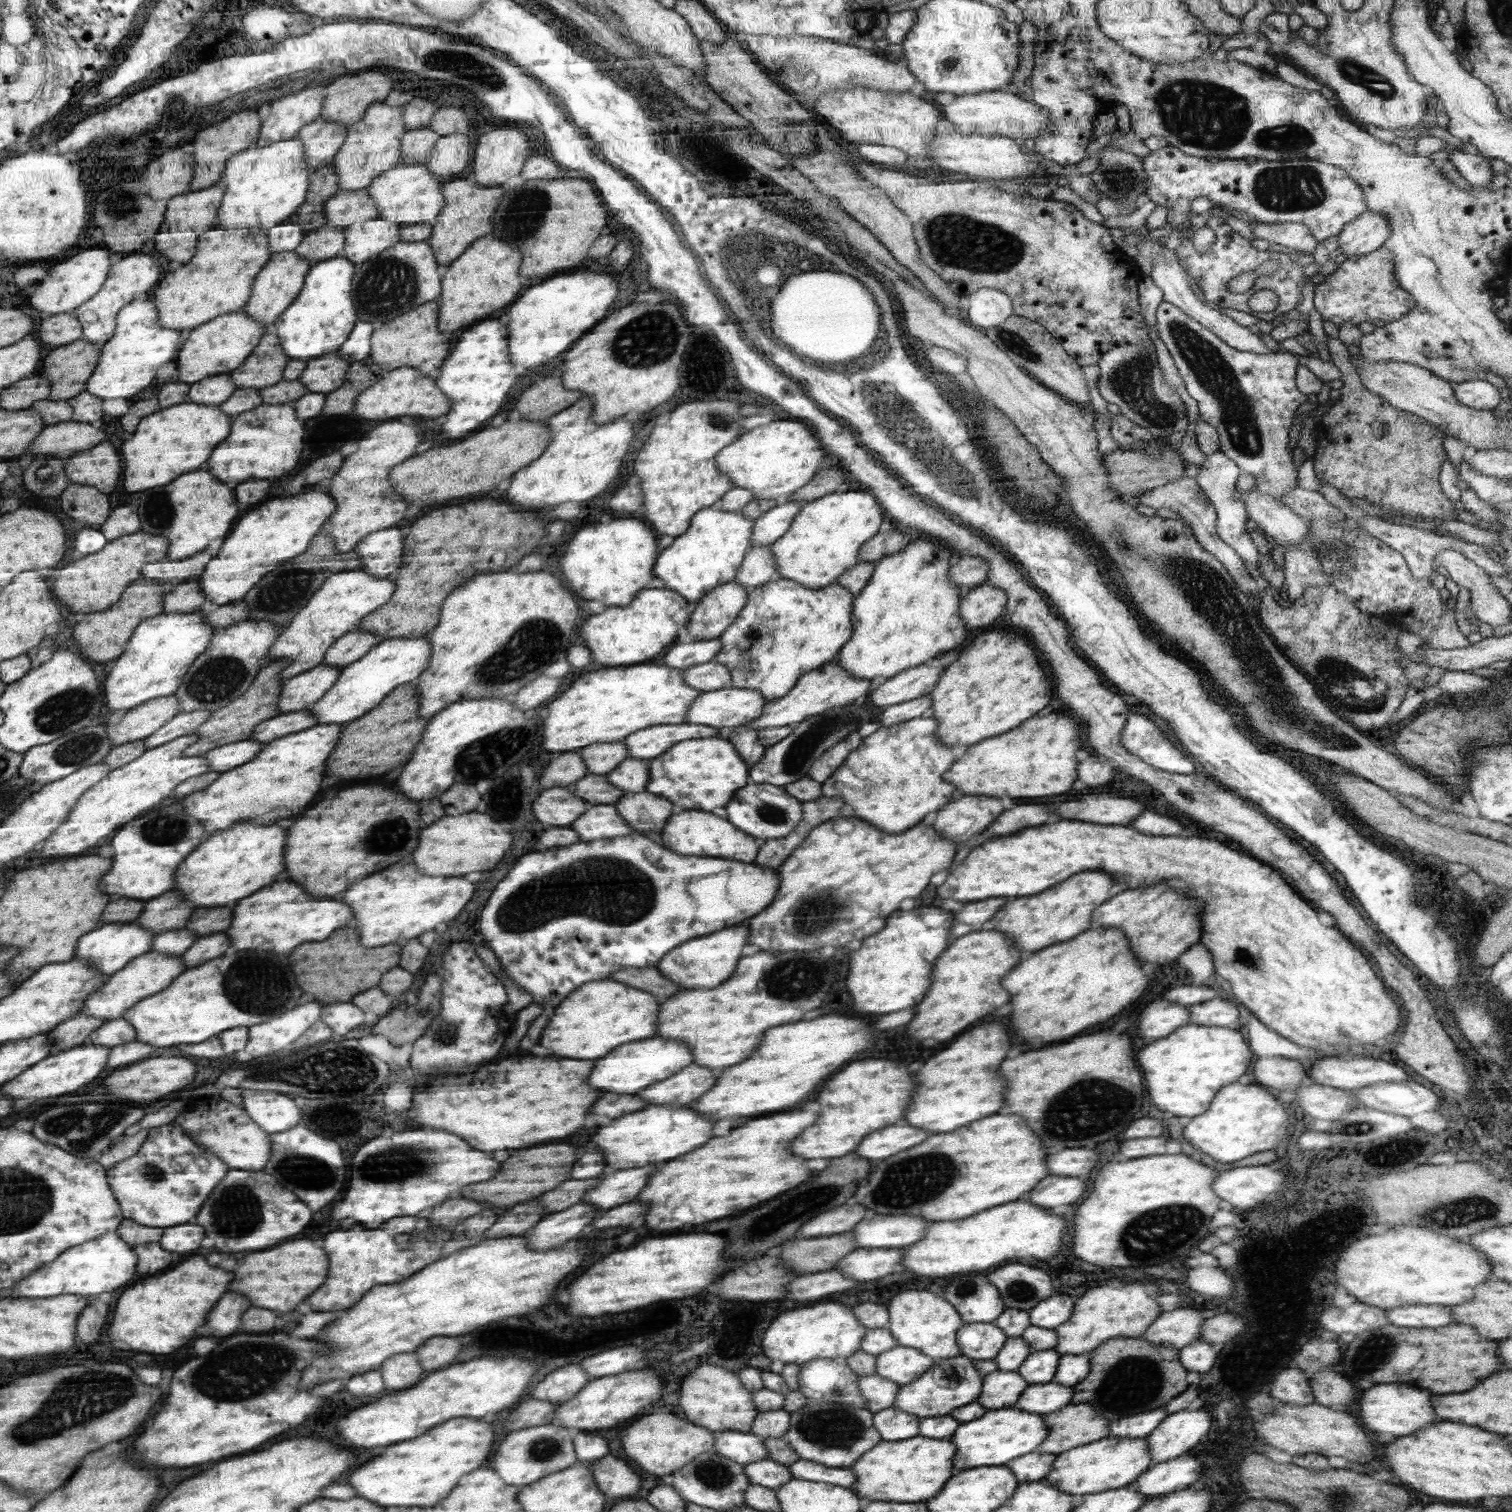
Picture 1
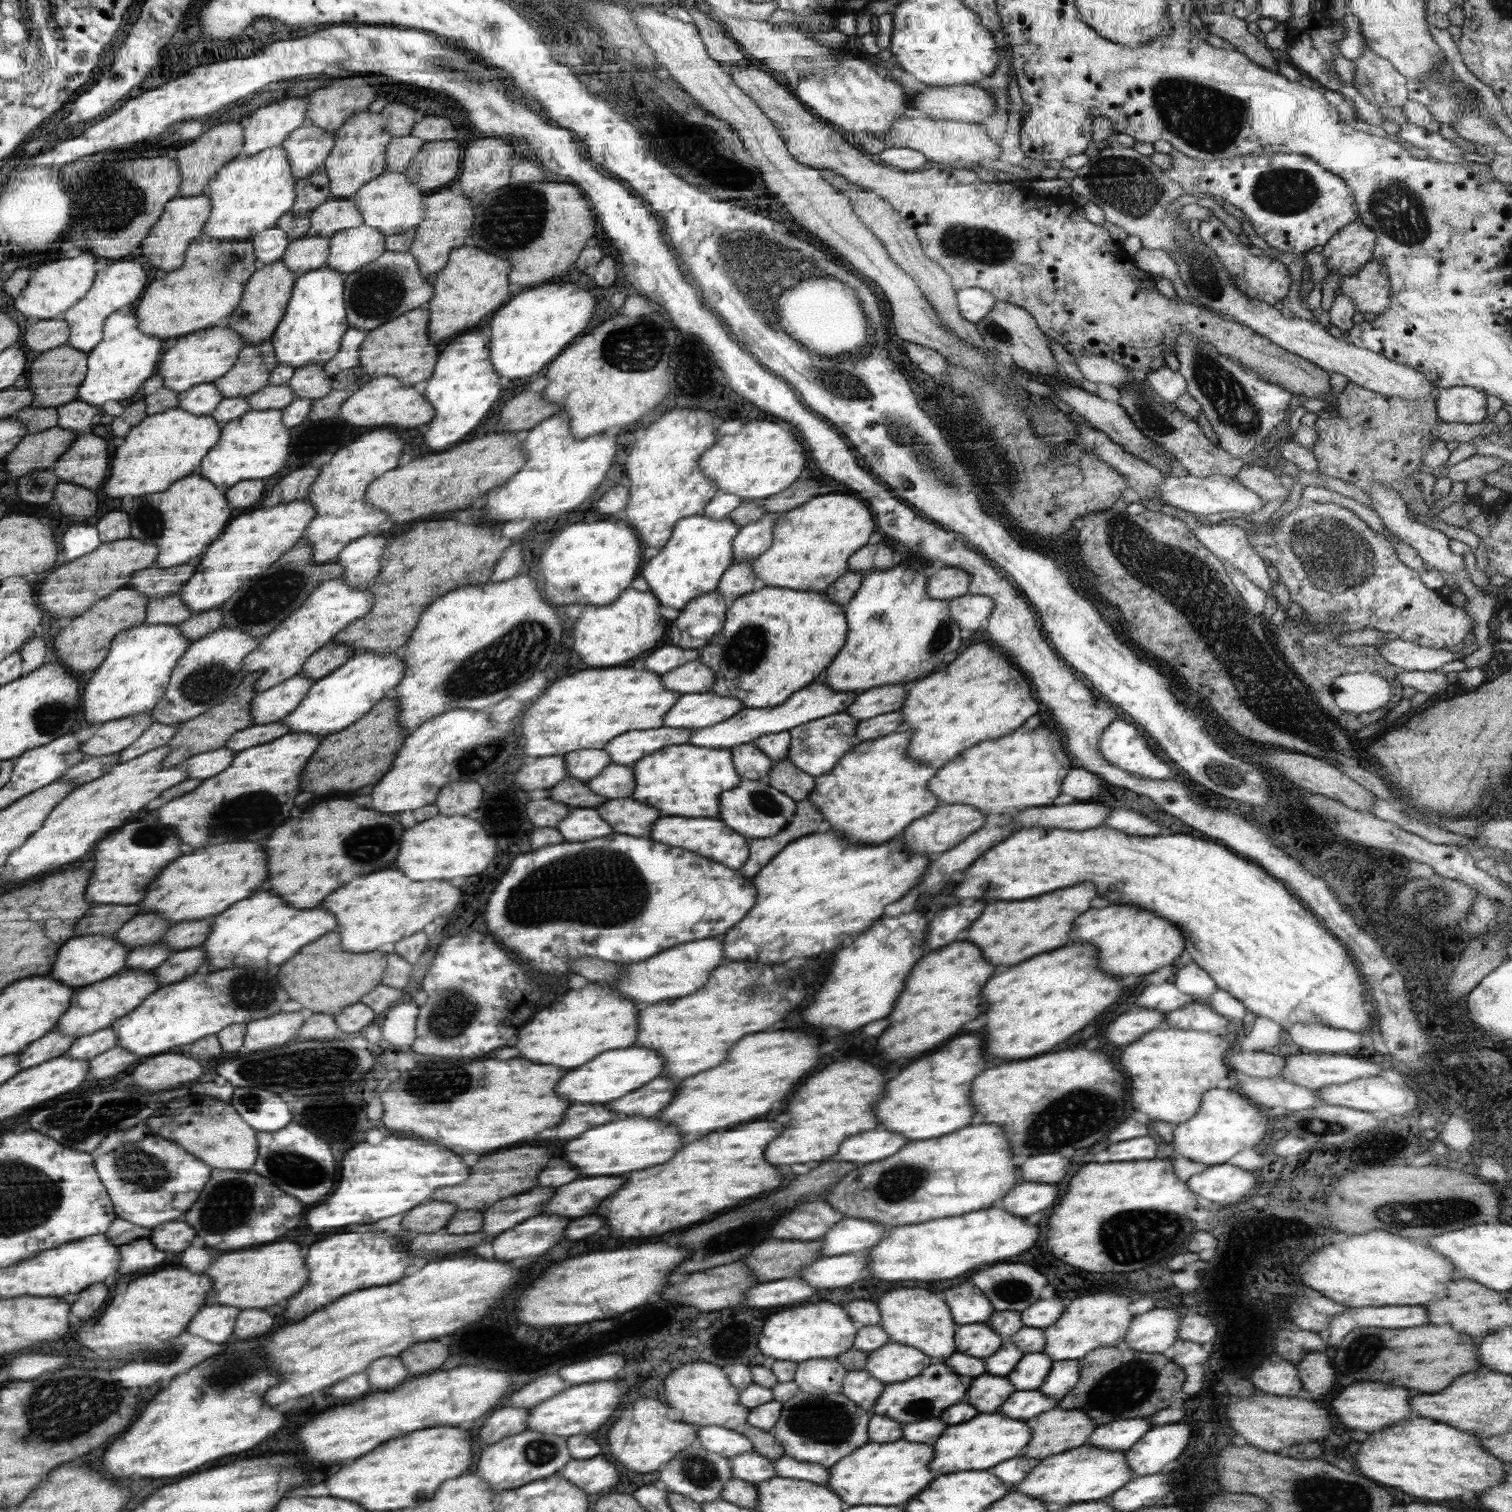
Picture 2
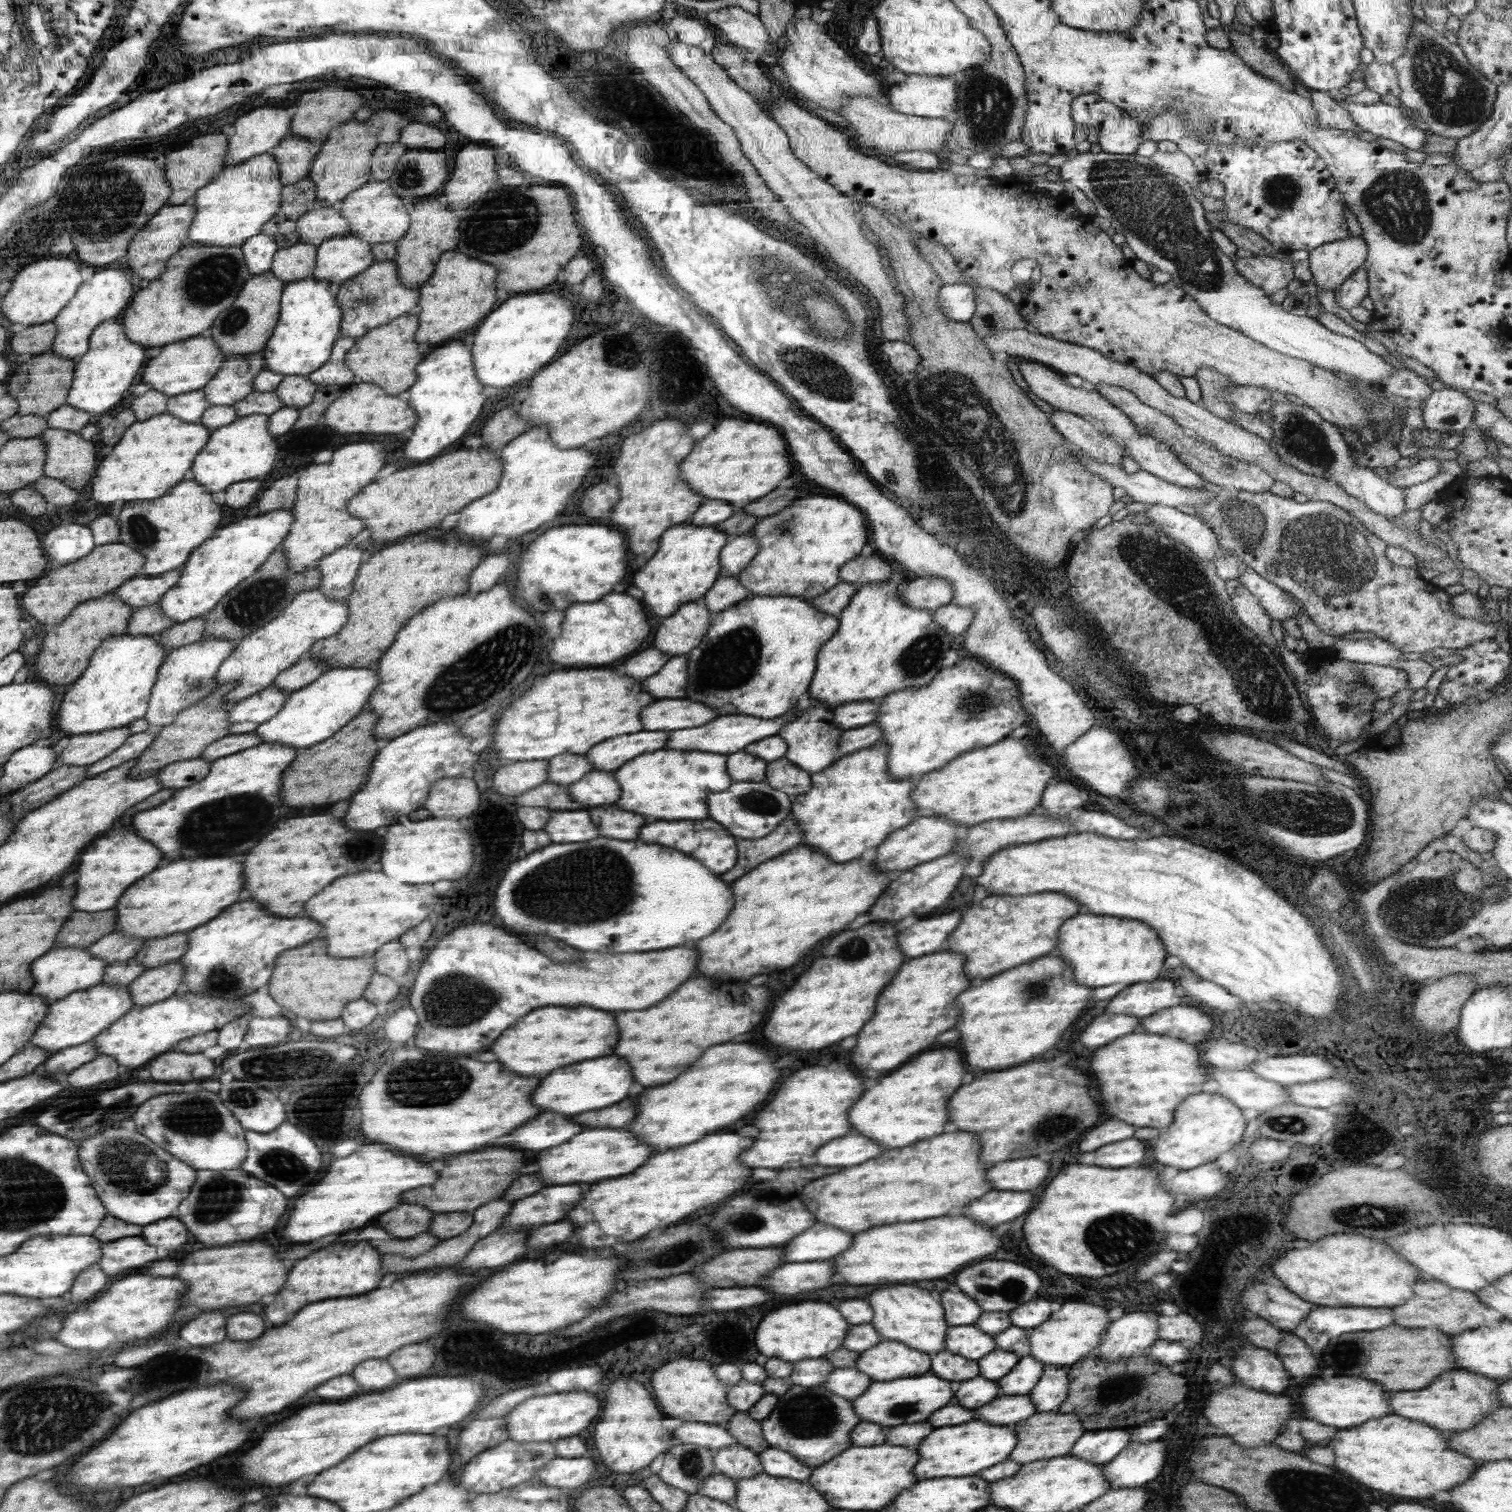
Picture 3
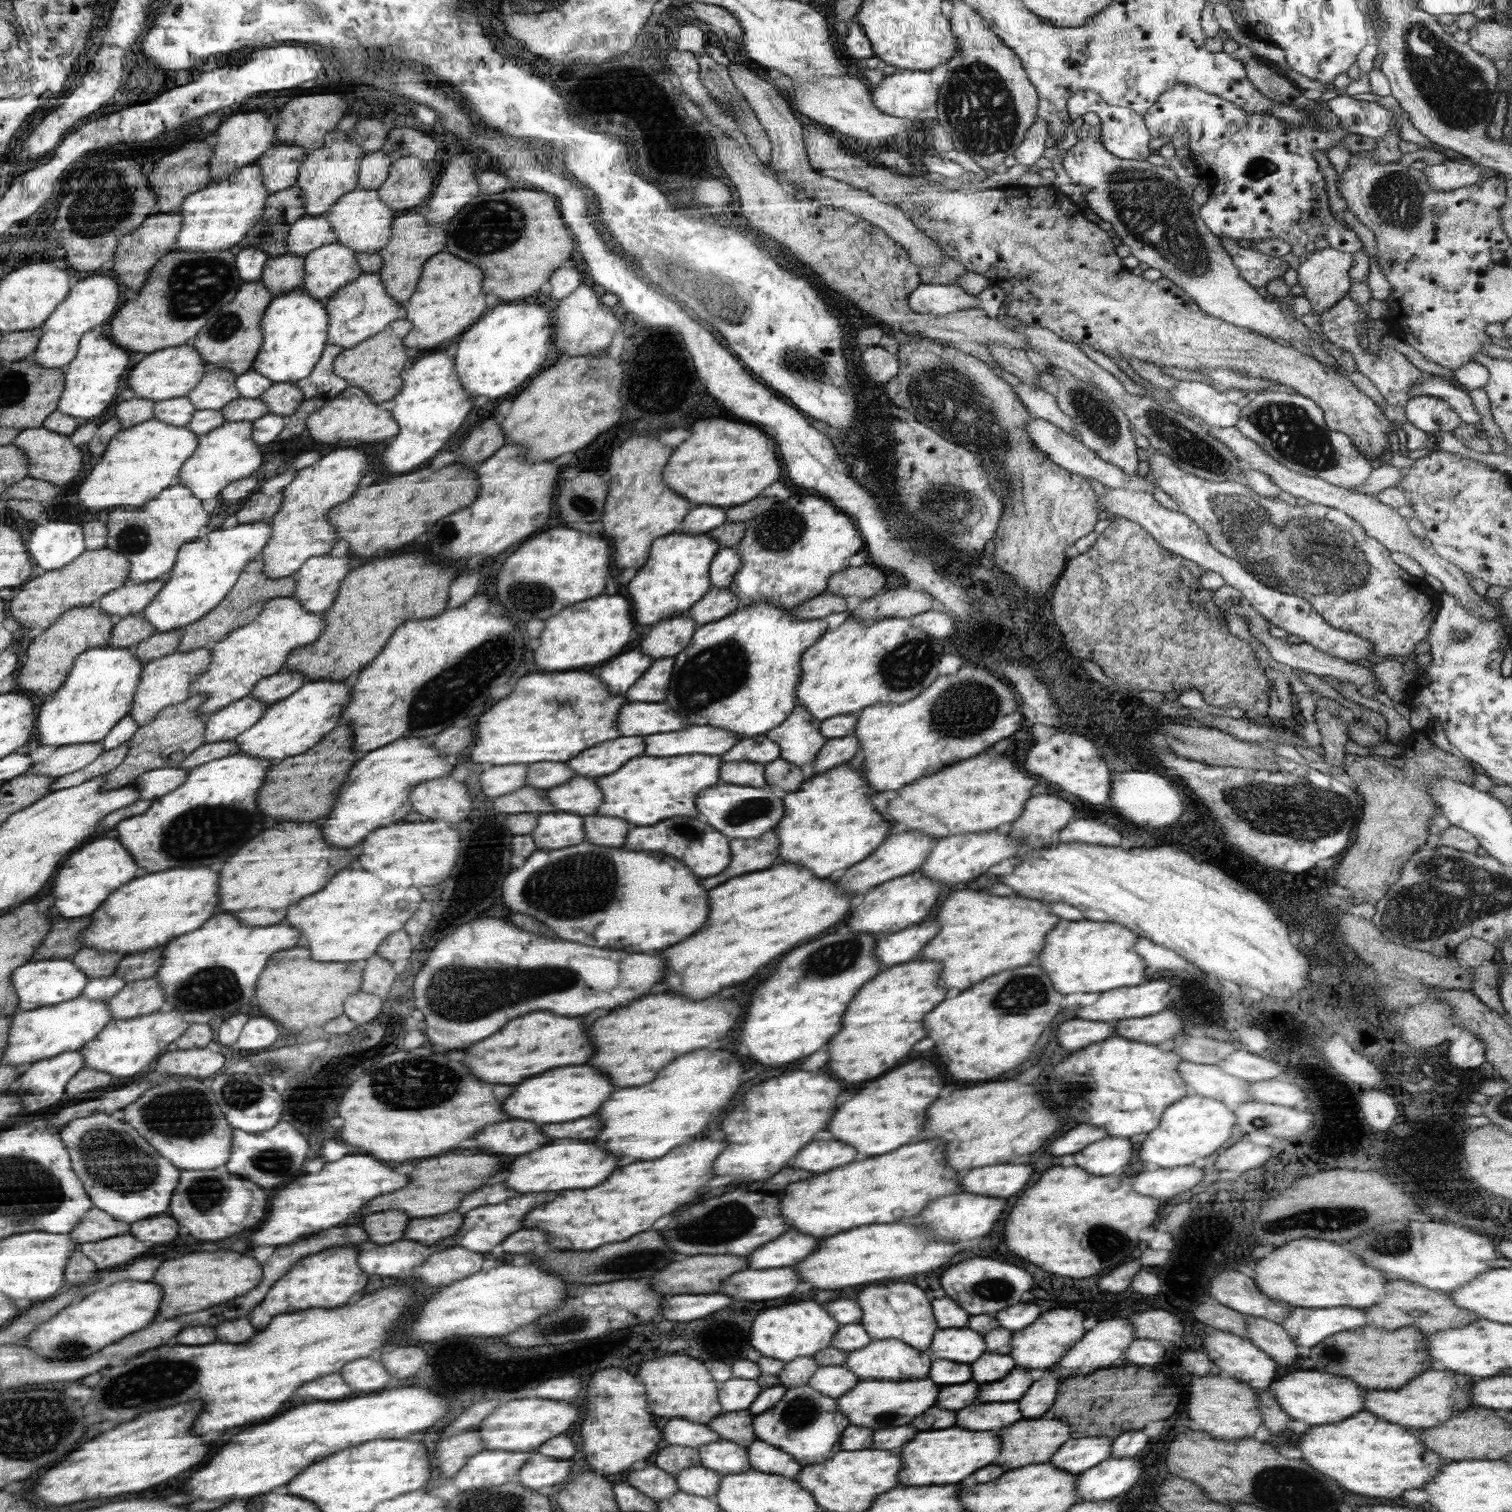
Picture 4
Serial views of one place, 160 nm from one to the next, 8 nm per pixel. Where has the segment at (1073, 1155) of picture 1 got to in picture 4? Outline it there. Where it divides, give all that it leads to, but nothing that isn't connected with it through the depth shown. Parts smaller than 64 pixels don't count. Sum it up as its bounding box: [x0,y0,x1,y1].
[962,1164,1034,1198]

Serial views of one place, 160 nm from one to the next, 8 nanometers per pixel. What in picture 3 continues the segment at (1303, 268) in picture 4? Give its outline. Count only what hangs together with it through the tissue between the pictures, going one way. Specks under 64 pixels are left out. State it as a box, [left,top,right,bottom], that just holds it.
[1308,236,1368,291]

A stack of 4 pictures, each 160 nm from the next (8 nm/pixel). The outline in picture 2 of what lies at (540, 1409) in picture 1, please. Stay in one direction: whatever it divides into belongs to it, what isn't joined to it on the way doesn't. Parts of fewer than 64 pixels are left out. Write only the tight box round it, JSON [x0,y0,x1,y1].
[478,1408,529,1444]

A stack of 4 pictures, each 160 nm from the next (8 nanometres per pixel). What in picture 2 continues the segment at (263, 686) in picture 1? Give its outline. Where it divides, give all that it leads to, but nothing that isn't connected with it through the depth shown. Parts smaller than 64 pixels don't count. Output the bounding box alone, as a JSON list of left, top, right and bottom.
[163,671,262,767]

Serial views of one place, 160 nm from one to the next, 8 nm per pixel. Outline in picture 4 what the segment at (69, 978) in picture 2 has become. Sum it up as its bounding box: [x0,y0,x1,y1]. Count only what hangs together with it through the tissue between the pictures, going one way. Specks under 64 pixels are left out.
[12,958,89,1011]

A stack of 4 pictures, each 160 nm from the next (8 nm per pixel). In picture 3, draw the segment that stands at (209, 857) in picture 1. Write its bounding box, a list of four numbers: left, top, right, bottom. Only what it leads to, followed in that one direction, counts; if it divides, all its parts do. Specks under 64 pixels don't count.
[115,856,242,940]

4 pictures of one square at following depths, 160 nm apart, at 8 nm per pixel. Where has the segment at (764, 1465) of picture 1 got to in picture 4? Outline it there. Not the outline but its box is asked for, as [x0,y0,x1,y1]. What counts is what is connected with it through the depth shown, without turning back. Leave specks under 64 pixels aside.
[697,1439,751,1475]

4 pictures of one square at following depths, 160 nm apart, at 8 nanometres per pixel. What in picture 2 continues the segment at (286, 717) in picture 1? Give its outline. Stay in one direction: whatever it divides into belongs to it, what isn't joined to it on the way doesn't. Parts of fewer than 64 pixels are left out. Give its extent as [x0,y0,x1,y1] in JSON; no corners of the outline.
[224,721,289,752]

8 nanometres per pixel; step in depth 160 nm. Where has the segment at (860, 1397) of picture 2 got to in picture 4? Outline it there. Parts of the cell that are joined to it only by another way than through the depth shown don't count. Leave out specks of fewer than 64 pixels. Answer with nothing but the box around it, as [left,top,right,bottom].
[808,1366,860,1398]

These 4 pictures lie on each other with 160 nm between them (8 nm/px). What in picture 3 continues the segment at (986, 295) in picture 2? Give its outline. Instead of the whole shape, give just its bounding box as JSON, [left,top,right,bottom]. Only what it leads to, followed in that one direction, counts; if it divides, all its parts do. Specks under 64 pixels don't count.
[938,283,977,322]

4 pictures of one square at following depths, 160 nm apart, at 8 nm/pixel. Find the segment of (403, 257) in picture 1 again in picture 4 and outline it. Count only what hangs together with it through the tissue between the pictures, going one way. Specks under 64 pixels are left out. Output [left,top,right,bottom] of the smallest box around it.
[326,272,402,349]

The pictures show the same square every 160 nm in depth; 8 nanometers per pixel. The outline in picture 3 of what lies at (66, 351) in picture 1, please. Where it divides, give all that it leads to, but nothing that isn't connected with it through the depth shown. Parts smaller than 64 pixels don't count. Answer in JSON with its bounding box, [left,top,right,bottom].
[3,351,76,417]

